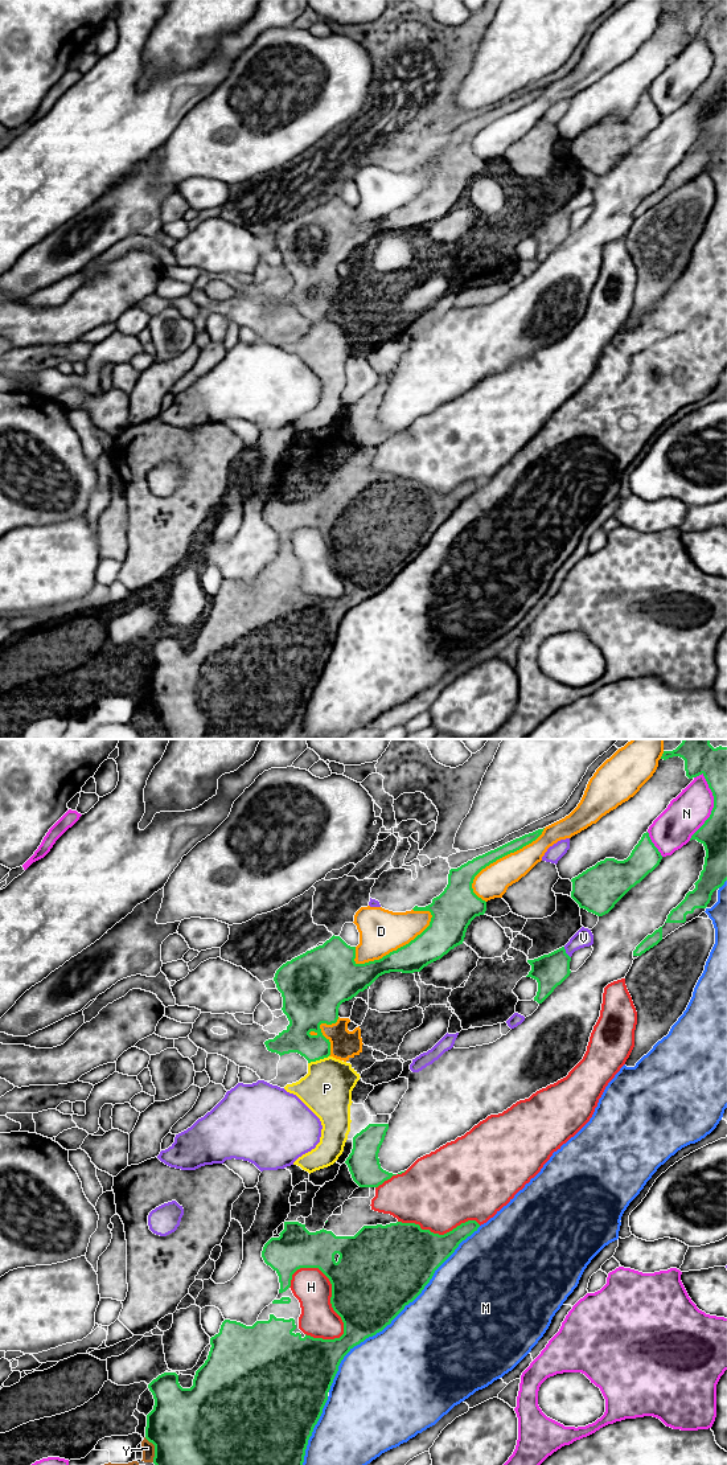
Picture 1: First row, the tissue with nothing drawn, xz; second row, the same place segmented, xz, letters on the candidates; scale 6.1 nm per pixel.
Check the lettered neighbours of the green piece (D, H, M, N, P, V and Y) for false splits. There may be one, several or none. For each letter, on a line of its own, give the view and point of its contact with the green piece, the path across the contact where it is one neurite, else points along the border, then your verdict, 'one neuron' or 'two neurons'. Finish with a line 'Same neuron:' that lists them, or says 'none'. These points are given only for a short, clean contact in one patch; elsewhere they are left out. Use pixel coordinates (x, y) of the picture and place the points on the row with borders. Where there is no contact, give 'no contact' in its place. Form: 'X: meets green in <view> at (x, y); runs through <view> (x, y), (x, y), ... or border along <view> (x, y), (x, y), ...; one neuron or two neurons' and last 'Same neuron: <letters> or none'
D: meets green in xz at (398, 948); two neurons
H: meets green in xz at (332, 1293); two neurons
M: meets green in xz at (399, 1312); two neurons
N: meets green in xz at (714, 807); two neurons
P: meets green in xz at (317, 1059); runs through xz (296, 1038), (317, 1059), (327, 1075), (327, 1088); one neuron
V: meets green in xz at (565, 952); two neurons
Y: meets green in xz at (155, 1449); two neurons
Same neuron: P

